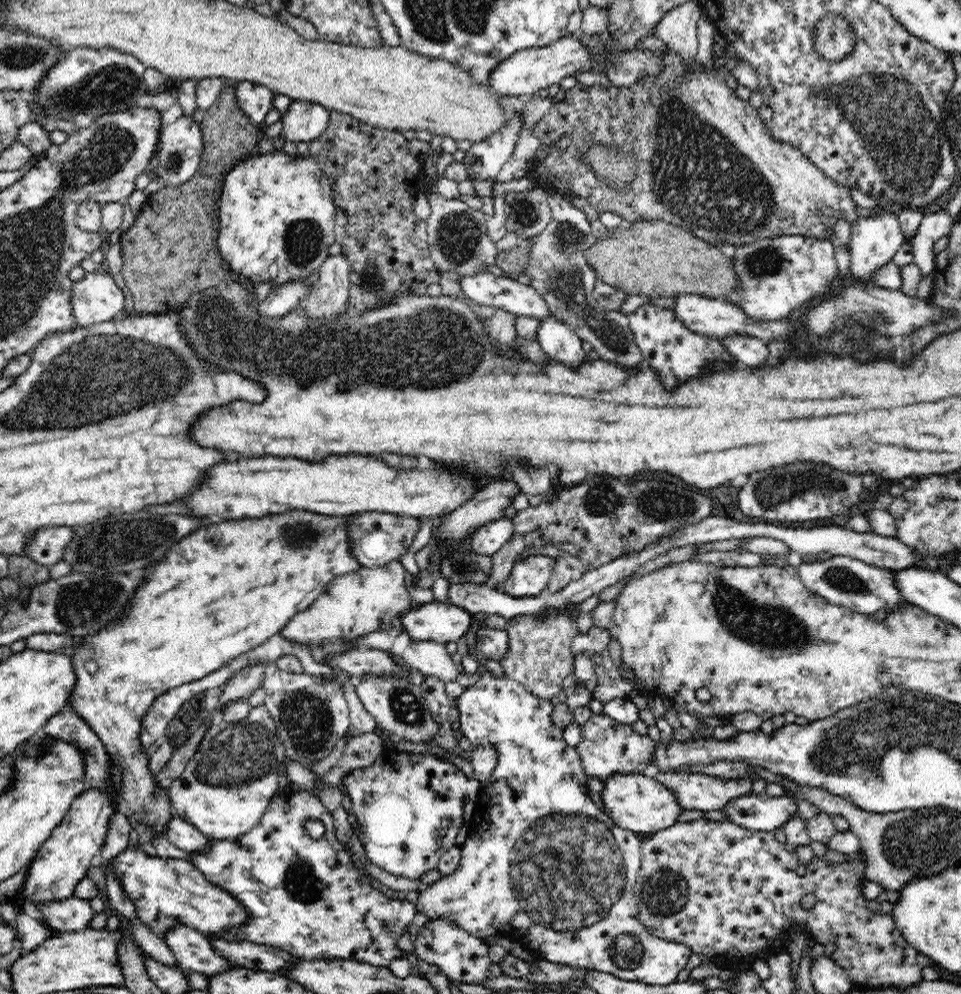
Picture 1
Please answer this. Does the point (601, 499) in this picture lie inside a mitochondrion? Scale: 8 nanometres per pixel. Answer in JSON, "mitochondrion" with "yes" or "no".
{"mitochondrion":"yes"}

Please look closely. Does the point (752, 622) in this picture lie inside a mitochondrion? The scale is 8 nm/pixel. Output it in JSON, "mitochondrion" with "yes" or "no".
{"mitochondrion":"yes"}

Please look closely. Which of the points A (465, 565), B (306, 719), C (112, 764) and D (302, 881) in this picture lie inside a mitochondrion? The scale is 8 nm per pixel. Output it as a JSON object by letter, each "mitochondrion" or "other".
{"A":"mitochondrion","B":"mitochondrion","C":"other","D":"mitochondrion"}

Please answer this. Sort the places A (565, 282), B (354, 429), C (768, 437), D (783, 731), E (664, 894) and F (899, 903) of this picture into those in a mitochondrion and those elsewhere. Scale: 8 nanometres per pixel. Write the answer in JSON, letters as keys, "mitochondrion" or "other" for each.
{"A":"mitochondrion","B":"other","C":"other","D":"other","E":"mitochondrion","F":"other"}

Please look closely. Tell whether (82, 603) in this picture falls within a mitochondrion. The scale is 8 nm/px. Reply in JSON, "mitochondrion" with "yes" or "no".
{"mitochondrion":"yes"}

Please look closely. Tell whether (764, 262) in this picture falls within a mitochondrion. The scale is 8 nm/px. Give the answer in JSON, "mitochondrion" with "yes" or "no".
{"mitochondrion":"yes"}

